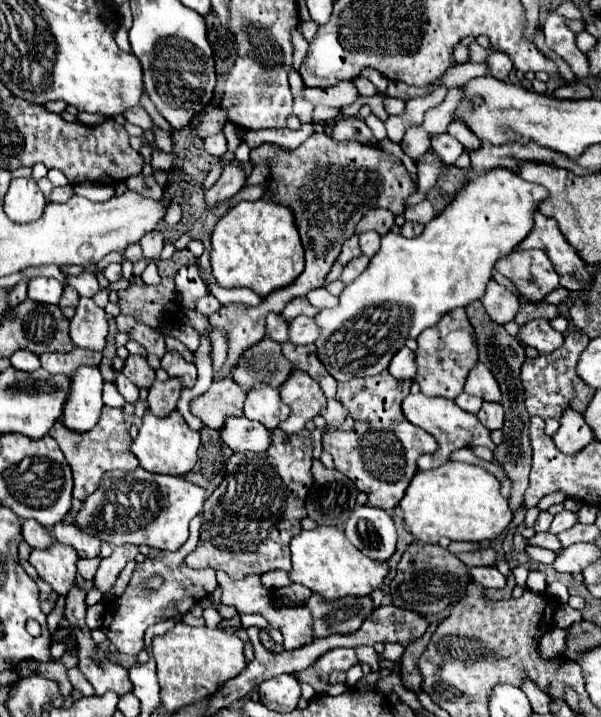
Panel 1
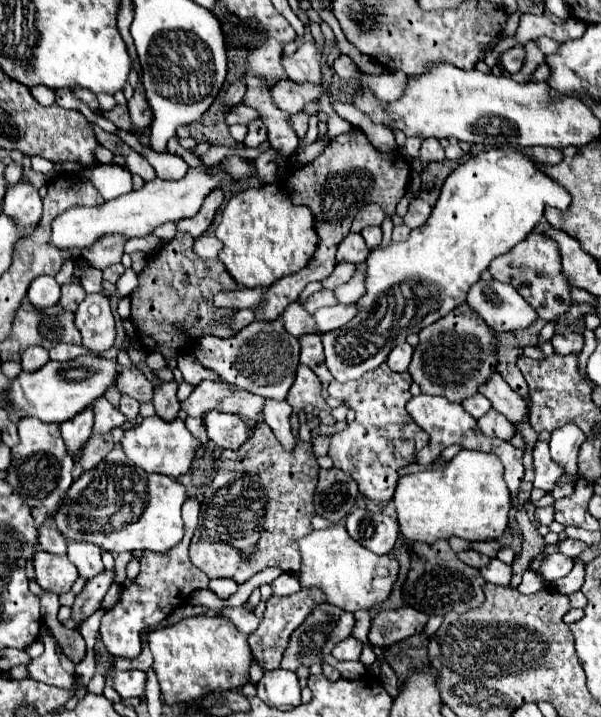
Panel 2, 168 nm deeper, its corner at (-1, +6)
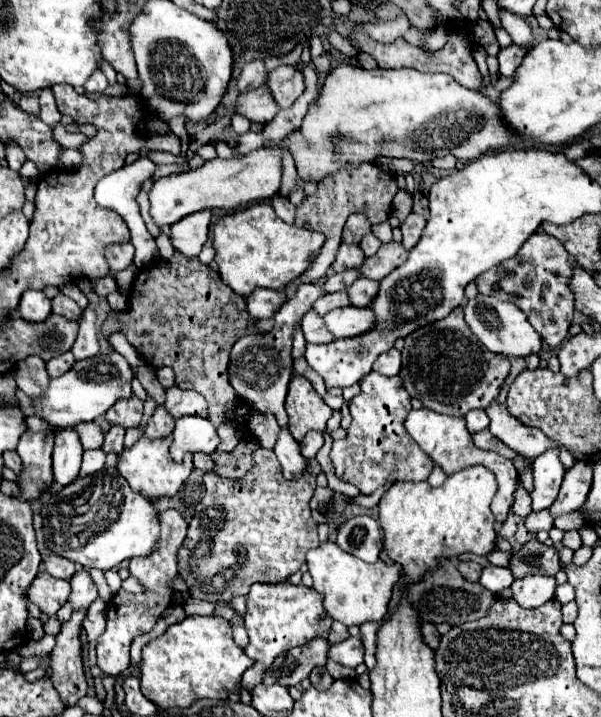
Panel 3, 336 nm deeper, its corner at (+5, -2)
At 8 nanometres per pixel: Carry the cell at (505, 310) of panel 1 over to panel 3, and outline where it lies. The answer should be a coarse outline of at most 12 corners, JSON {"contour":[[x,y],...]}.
{"contour":[[478,295],[472,333],[506,357],[538,353],[542,337],[510,301]]}

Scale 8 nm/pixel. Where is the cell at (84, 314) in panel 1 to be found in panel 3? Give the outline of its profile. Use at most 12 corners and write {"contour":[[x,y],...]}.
{"contour":[[86,307],[78,339],[72,345],[76,359],[94,357],[100,349],[94,309]]}

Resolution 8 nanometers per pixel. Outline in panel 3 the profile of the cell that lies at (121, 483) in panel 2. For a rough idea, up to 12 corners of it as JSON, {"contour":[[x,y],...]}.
{"contour":[[116,467],[44,501],[46,547],[114,569],[160,543]]}

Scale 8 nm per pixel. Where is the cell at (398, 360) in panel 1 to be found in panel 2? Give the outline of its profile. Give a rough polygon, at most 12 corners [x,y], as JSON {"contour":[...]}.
{"contour":[[408,343],[396,345],[386,363],[392,371],[406,371],[412,359]]}

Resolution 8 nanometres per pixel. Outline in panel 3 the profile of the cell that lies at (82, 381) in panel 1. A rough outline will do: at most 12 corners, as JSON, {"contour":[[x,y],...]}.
{"contour":[[74,429],[58,431],[54,479],[70,485],[82,465],[82,443]]}

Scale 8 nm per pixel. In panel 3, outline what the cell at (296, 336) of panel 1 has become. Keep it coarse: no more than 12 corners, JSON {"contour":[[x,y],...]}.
{"contour":[[368,307],[334,309],[322,319],[334,337],[356,337],[374,325]]}

